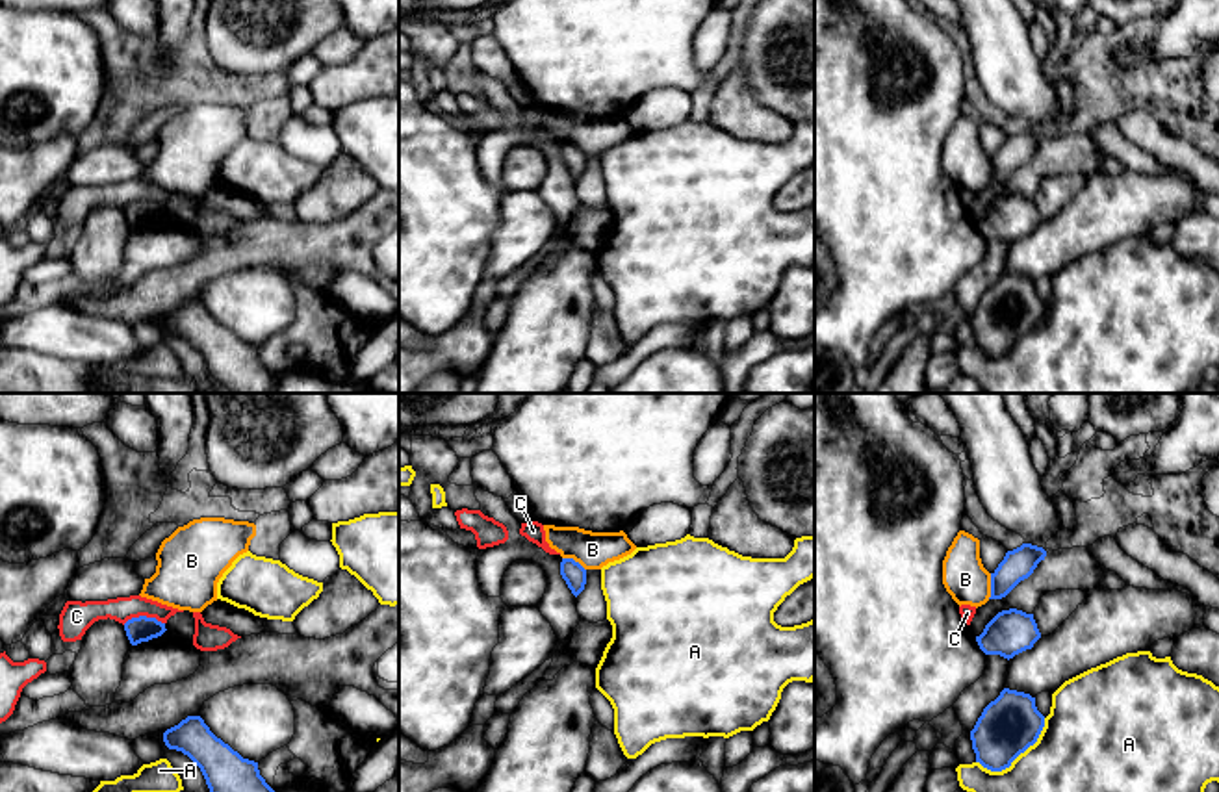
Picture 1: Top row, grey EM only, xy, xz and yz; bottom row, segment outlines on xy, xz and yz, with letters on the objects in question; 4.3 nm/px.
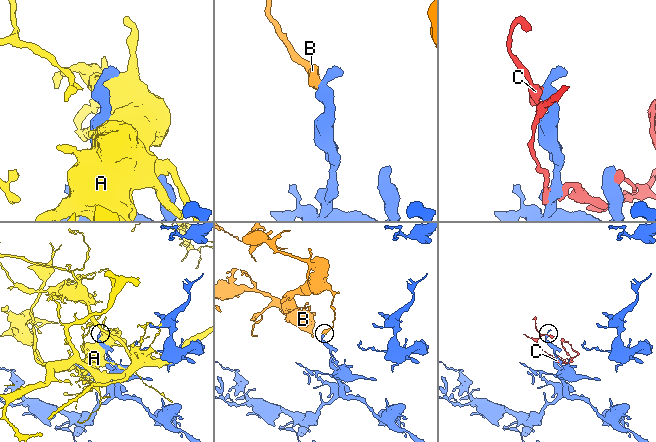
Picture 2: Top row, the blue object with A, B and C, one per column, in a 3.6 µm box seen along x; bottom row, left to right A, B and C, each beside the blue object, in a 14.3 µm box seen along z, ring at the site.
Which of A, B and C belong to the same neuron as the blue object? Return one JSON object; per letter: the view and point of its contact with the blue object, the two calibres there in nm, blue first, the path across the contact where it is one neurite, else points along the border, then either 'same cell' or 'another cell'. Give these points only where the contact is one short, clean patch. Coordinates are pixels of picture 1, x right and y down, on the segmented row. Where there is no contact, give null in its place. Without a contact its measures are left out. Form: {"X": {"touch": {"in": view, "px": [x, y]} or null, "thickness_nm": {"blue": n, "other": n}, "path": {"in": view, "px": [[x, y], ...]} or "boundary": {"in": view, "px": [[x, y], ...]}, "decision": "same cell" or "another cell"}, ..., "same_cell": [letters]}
{"A": {"touch": {"in": "yz", "px": [1017, 755]}, "thickness_nm": {"blue": 260, "other": 340}, "decision": "another cell"}, "B": {"touch": {"in": "yz", "px": [991, 587]}, "thickness_nm": {"blue": 140, "other": 190}, "path": {"in": "yz", "px": [[1017, 564], [991, 587], [975, 587], [965, 579]]}, "decision": "same cell"}, "C": {"touch": {"in": "xy", "px": [143, 616]}, "thickness_nm": {"blue": 110, "other": 110}, "decision": "another cell"}, "same_cell": ["B"]}

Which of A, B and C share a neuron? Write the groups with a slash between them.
A / B / C

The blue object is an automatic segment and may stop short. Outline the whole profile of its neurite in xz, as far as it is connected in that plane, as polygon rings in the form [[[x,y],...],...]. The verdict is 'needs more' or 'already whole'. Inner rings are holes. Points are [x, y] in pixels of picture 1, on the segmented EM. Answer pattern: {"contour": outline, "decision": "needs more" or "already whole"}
{"contour": [[[544,525],[544,530],[549,547],[562,556],[560,575],[575,597],[584,590],[588,569],[601,569],[636,549],[623,530],[592,532],[555,525]]], "decision": "needs more"}

